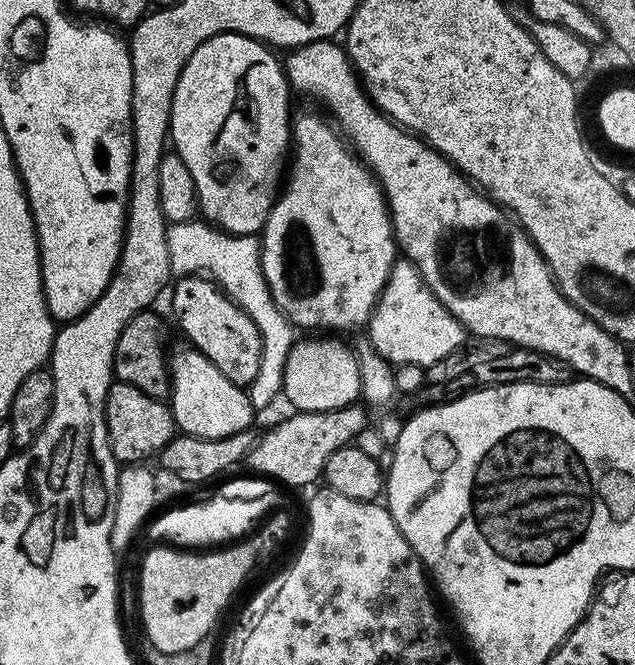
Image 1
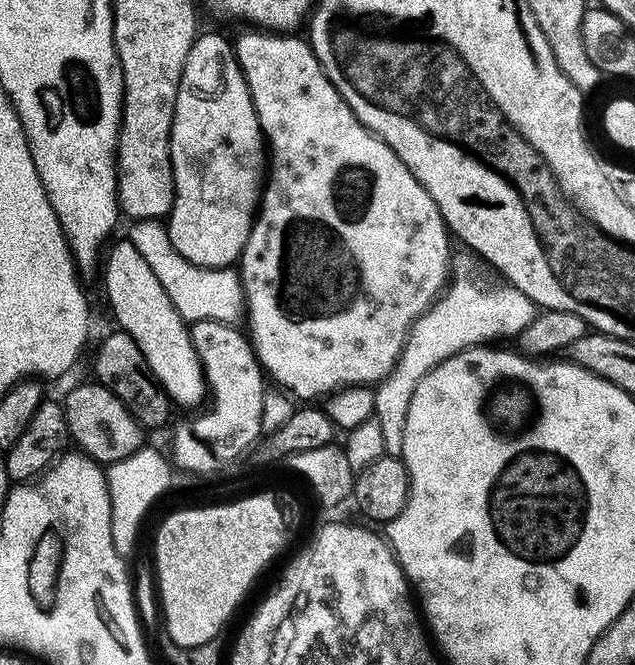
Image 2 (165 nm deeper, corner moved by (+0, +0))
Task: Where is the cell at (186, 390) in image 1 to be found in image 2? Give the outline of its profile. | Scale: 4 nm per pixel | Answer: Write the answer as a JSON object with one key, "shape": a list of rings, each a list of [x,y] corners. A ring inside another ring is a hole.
{"shape":[[[121,238],[114,244],[103,257],[102,272],[104,268],[104,292],[108,295],[113,318],[120,323],[117,324],[119,331],[134,338],[138,350],[142,350],[142,358],[146,358],[150,370],[156,375],[156,381],[163,388],[165,397],[171,403],[173,400],[188,408],[184,410],[195,409],[195,404],[203,396],[205,399],[206,381],[204,367],[200,365],[200,359],[192,345],[189,325],[178,314],[174,302],[170,302],[170,294],[162,290],[162,282],[154,278],[154,270],[150,270],[146,258],[138,254],[131,240]]]}

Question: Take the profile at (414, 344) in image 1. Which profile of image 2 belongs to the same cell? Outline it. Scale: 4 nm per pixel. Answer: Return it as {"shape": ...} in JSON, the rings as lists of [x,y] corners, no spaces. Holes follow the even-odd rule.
{"shape":[[[473,252],[468,256],[464,271],[453,273],[446,291],[412,324],[407,342],[392,372],[375,387],[374,419],[380,424],[384,451],[389,456],[401,457],[407,411],[414,389],[425,374],[446,358],[467,348],[493,343],[496,337],[517,337],[537,316],[536,304],[512,284],[499,282],[494,285],[484,282],[480,277],[486,272],[484,262]]]}

